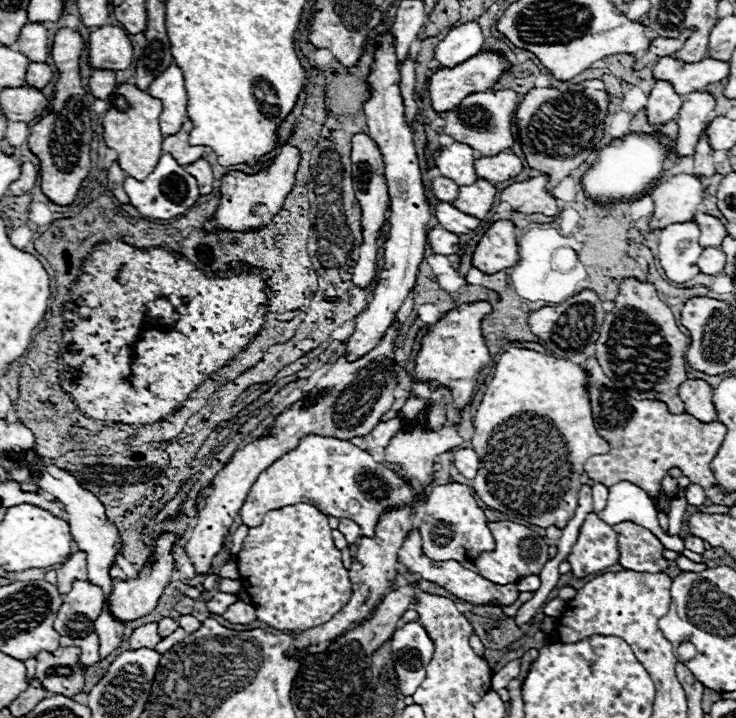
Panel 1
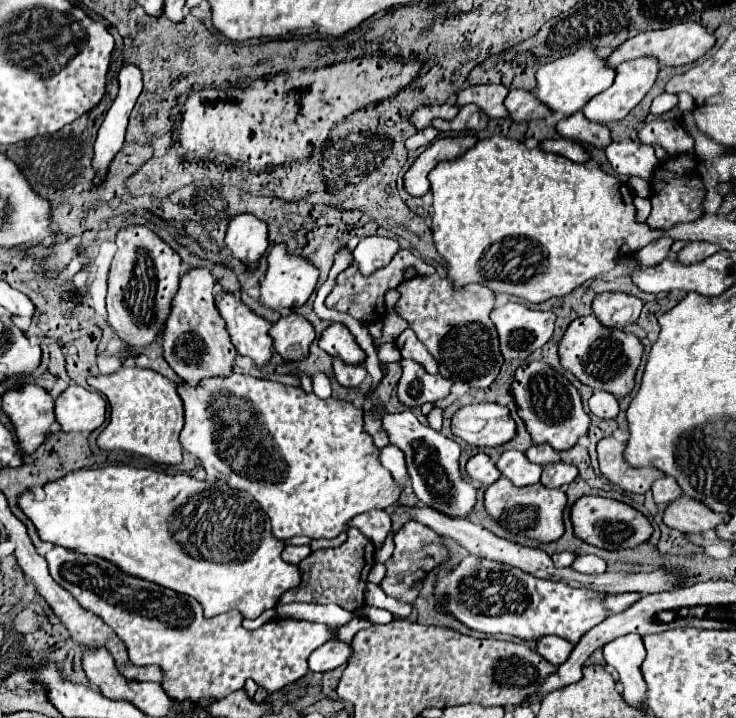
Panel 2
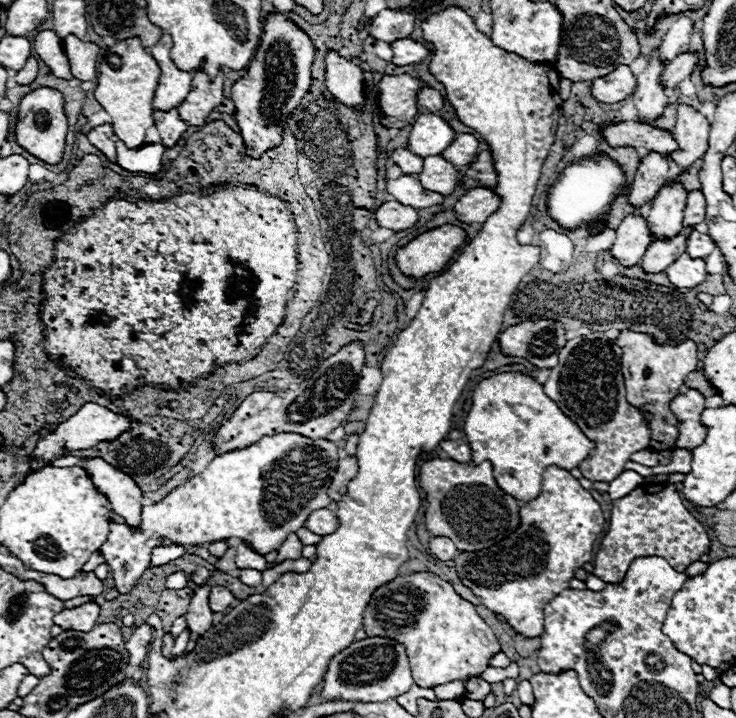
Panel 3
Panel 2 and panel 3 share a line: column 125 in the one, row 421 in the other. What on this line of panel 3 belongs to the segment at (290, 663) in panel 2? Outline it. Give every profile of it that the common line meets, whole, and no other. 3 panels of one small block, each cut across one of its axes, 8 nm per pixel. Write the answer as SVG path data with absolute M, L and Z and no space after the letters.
M602 332L578 336L562 348L558 366L550 370L544 392L596 444L578 466L584 478L592 482L610 482L622 472L630 454L648 448L650 430L644 422L644 414L626 402L624 377L620 372L620 348Z

